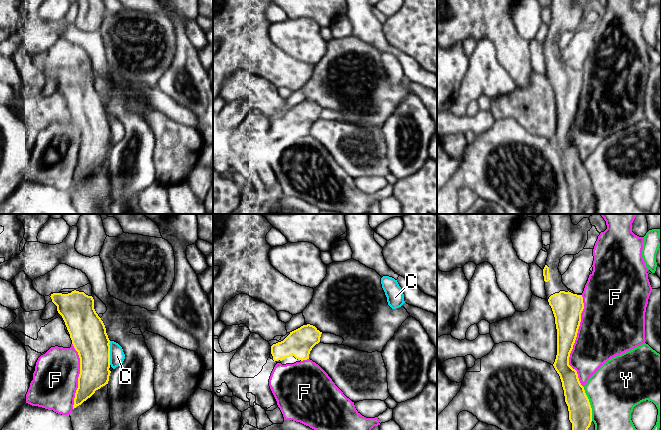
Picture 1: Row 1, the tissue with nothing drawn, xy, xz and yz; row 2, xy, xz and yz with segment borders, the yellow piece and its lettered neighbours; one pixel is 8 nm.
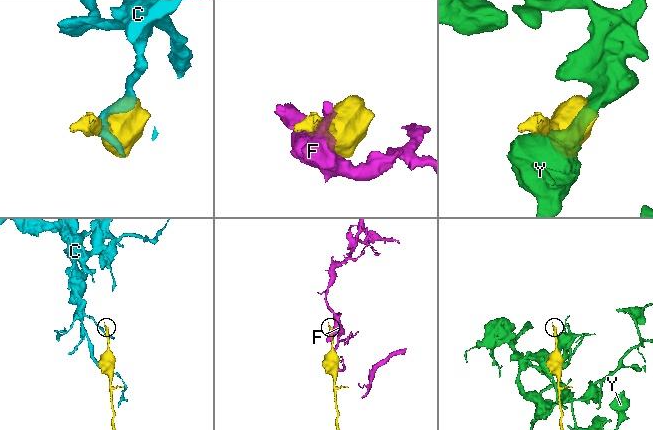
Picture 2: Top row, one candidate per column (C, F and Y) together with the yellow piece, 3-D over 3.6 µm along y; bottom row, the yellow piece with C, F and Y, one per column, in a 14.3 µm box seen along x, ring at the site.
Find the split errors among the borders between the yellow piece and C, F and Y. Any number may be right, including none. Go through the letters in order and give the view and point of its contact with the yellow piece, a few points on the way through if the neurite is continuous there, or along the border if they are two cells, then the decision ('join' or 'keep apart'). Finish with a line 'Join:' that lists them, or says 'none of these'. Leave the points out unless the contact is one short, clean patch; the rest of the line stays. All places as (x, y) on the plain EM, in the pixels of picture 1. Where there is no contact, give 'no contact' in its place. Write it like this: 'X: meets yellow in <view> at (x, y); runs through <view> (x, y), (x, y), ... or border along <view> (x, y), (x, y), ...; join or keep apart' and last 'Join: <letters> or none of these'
C: meets yellow in xy at (109, 129); border along xy (110, 117), (109, 140); keep apart
F: meets yellow in yz at (574, 117); keep apart
Y: meets yellow in yz at (589, 180); keep apart
Join: none of these

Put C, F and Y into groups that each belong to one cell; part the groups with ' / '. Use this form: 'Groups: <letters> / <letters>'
Groups: C / F / Y

